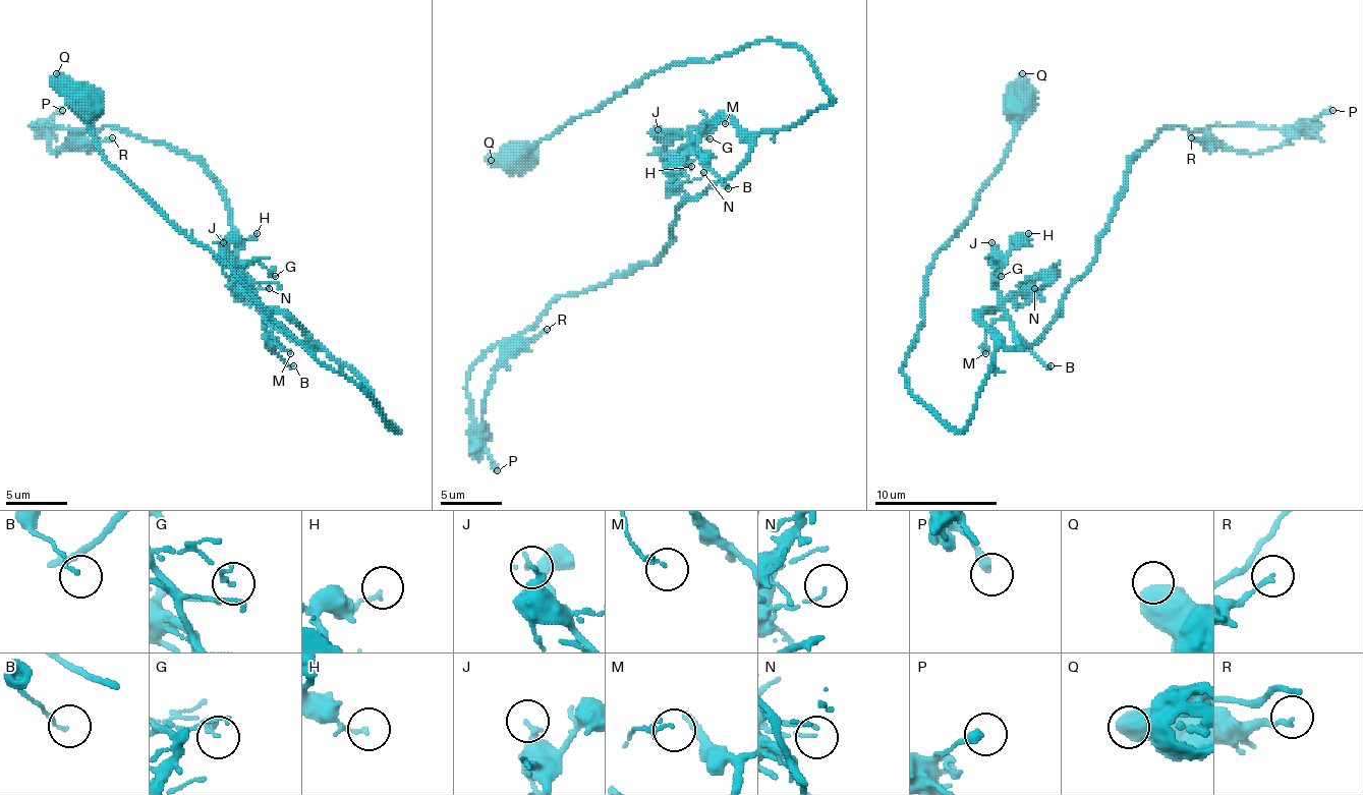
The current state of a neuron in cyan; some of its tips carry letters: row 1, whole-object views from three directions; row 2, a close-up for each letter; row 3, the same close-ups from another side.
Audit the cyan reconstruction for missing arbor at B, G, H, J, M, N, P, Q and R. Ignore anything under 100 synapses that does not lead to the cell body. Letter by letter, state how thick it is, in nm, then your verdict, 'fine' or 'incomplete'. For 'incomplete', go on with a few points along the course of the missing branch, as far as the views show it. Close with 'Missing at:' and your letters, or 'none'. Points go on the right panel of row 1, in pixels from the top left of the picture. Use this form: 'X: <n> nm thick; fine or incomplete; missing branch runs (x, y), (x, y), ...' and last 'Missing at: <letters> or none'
B: 100 nm thick; fine
G: 70 nm thick; fine
H: 130 nm thick; fine
J: 280 nm thick; fine
M: 140 nm thick; fine
N: 80 nm thick; fine
P: 320 nm thick; fine
Q: 700 nm thick; fine
R: 150 nm thick; fine
Missing at: none

